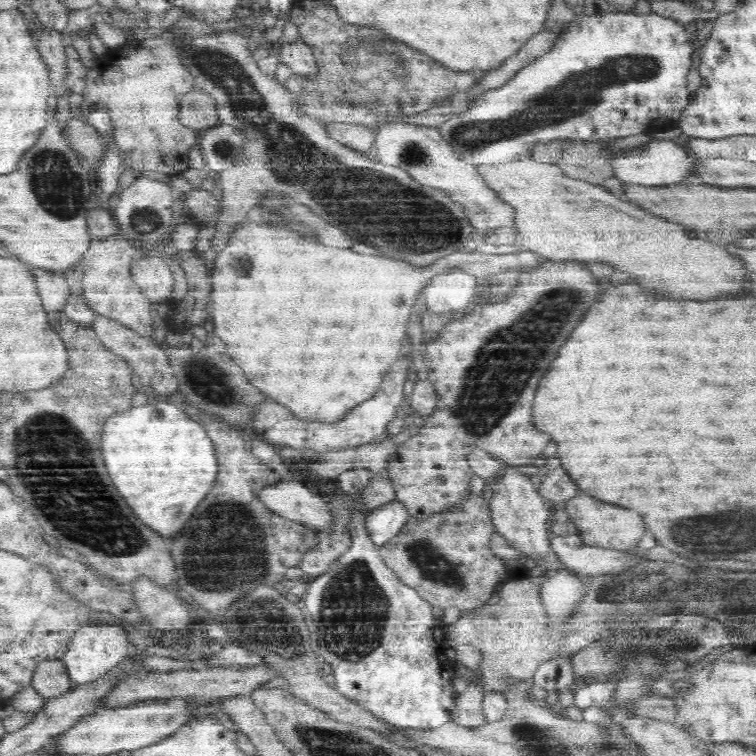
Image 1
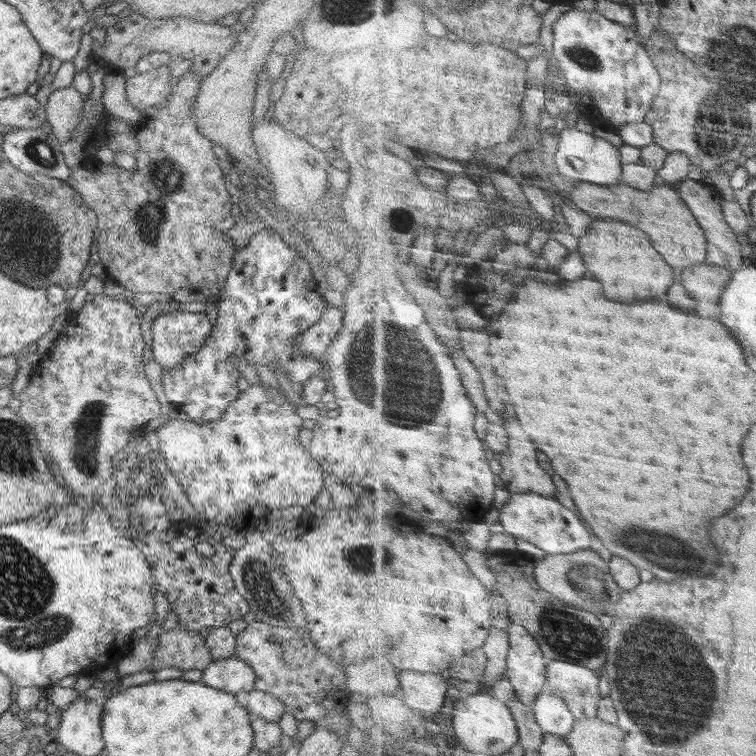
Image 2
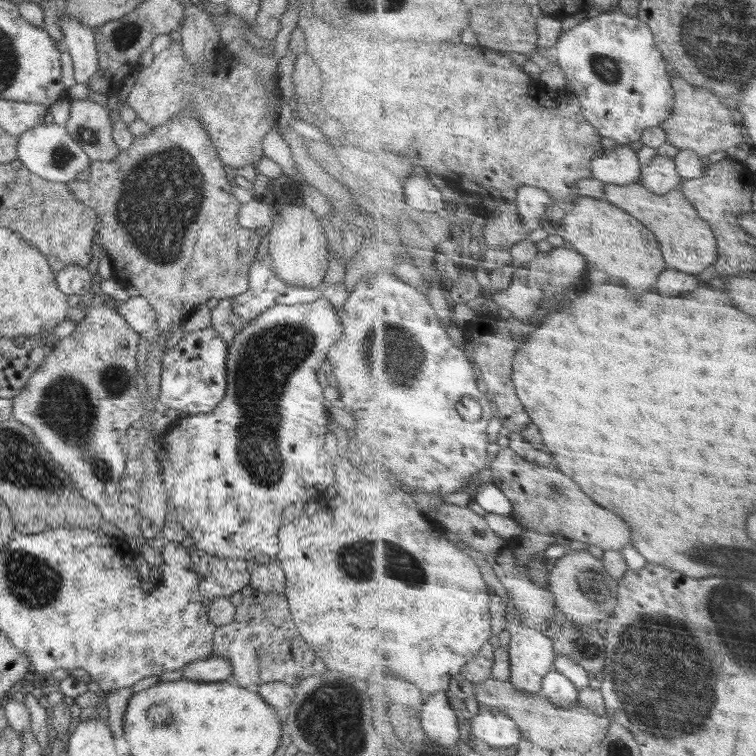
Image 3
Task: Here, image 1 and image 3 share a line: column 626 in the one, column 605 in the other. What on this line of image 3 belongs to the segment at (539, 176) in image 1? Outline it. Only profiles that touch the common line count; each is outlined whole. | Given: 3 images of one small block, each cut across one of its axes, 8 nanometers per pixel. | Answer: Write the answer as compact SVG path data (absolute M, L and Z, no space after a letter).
M581 197L572 212L558 225L557 234L567 239L590 262L590 266L622 278L632 292L644 294L656 286L660 274L668 268L660 242L636 216L608 200Z

